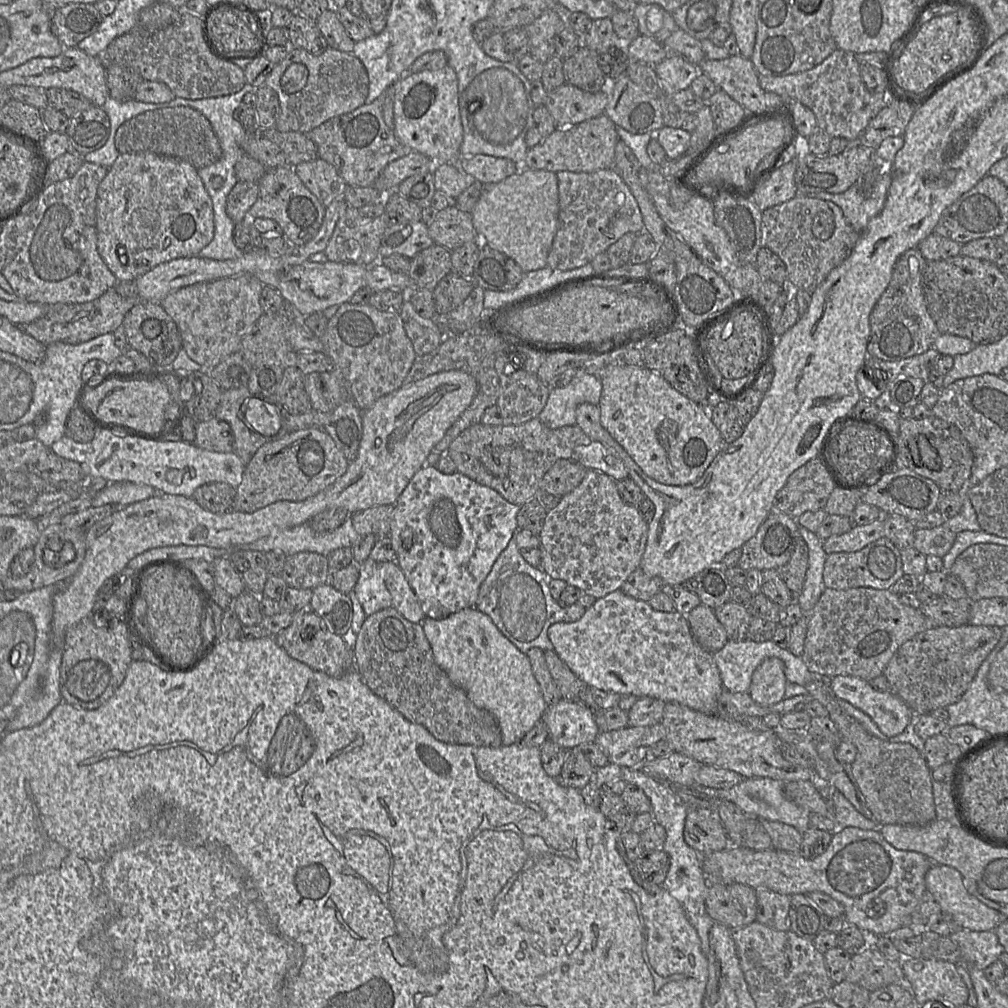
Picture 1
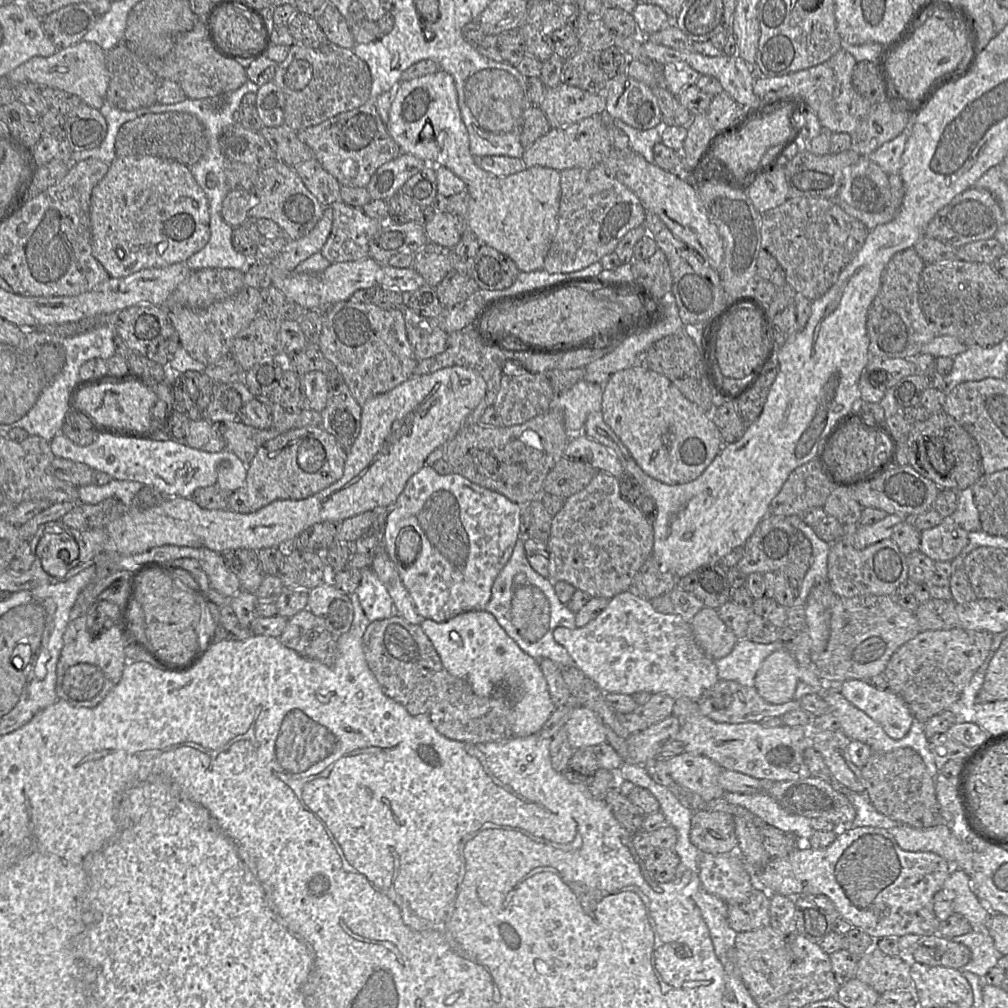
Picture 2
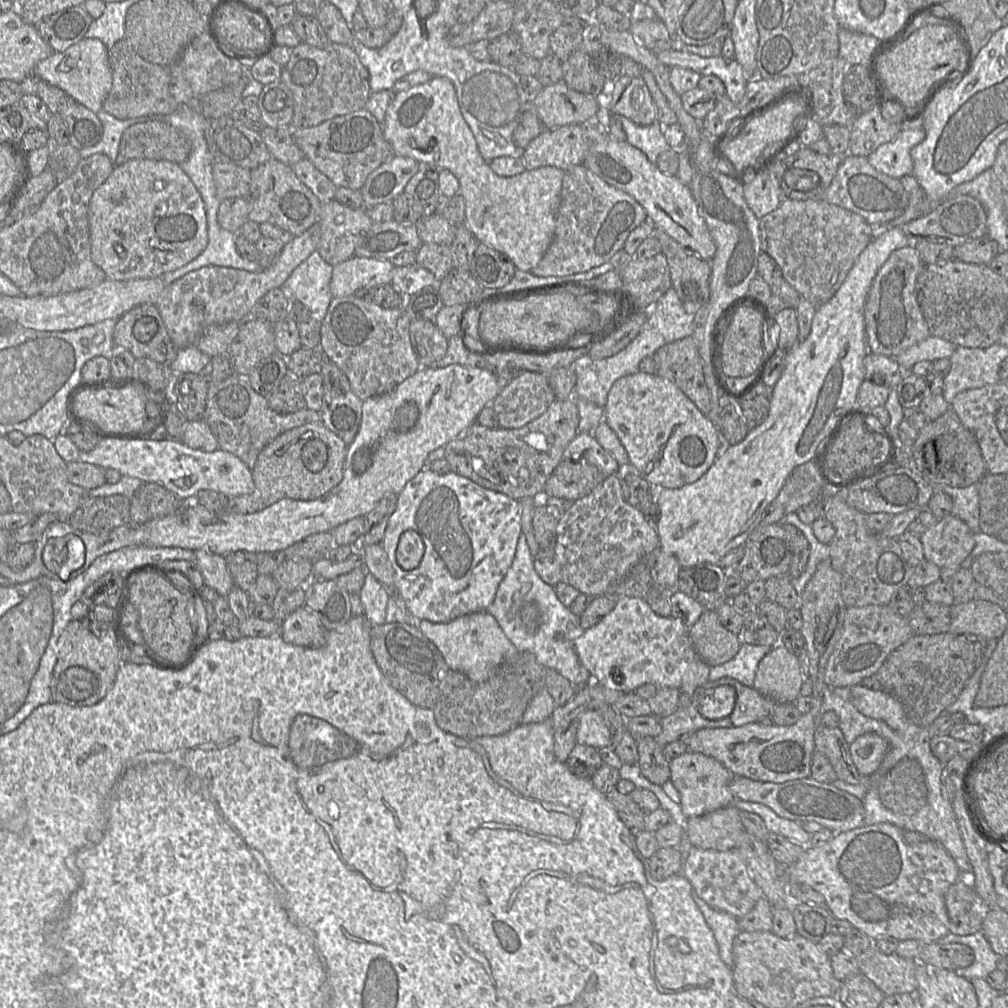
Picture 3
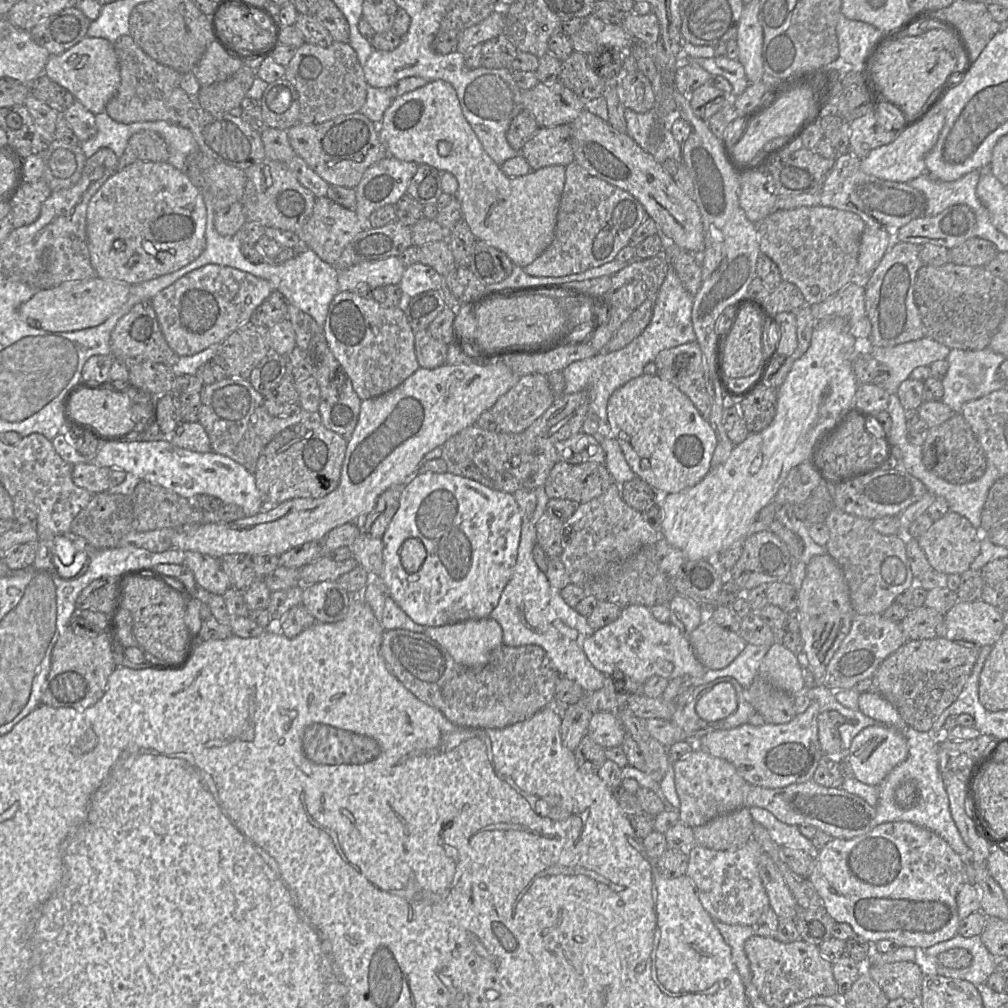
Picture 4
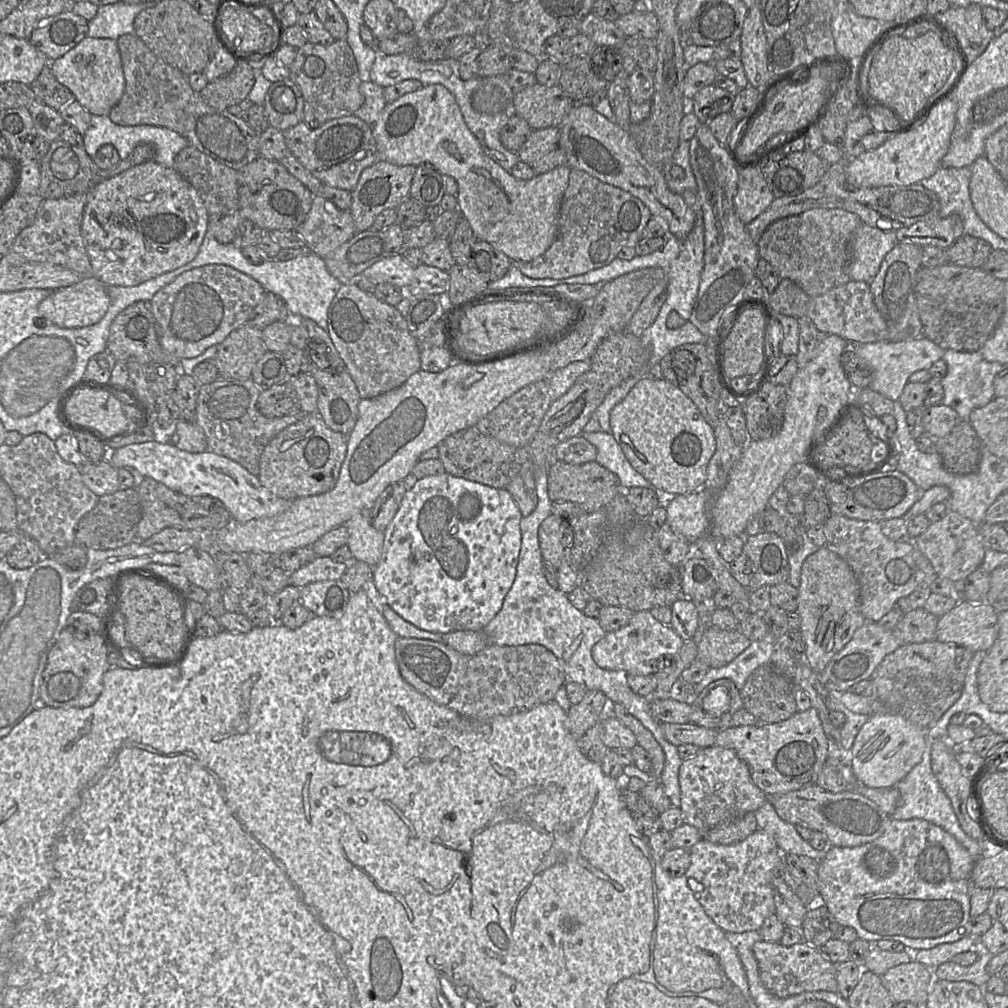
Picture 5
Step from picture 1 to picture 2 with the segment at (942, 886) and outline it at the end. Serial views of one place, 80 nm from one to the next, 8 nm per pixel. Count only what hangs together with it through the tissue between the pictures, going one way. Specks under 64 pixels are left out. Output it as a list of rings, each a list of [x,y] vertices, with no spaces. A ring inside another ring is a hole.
[[[951,868],[943,890],[953,902],[954,913],[963,915],[974,929],[986,929],[992,912],[974,893],[969,876],[959,868]]]

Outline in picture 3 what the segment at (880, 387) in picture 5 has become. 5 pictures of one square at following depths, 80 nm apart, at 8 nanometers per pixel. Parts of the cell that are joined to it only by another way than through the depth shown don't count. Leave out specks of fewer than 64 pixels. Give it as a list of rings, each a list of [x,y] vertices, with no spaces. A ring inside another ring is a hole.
[[[930,335],[894,359],[904,372],[909,373],[917,362],[924,360],[933,362],[941,358],[950,358],[956,348],[953,343]]]

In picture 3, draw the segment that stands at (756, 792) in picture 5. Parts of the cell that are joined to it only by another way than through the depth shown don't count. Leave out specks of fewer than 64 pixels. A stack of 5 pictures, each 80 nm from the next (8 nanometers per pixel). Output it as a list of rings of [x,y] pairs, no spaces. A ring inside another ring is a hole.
[[[686,751],[670,760],[670,779],[680,794],[682,812],[688,818],[734,805],[730,782],[735,775],[716,759],[700,752]]]

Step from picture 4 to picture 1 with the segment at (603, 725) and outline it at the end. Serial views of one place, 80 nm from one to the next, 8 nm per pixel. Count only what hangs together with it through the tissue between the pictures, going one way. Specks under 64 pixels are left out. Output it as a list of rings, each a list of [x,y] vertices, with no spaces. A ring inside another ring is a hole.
[[[564,699],[548,706],[541,721],[547,726],[548,740],[567,750],[594,742],[600,733],[594,711]]]

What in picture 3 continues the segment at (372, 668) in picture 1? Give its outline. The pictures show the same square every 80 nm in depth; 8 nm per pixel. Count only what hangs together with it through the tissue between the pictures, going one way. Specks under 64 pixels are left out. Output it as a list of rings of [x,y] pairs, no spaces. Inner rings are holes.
[[[393,622],[371,626],[370,648],[381,672],[393,688],[413,705],[431,709],[437,725],[443,731],[465,739],[500,736],[521,725],[527,705],[546,686],[547,669],[529,652],[517,653],[497,667],[485,682],[475,684],[465,674],[452,670],[437,647],[414,624]]]

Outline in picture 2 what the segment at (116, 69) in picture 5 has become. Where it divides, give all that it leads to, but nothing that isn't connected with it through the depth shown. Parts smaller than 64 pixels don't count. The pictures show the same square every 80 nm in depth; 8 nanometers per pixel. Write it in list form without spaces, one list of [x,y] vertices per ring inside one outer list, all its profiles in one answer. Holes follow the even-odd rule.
[[[80,41],[67,48],[57,50],[49,57],[32,57],[6,76],[14,85],[33,84],[36,87],[57,88],[76,95],[93,108],[100,109],[106,102],[109,75],[106,52],[96,43]]]

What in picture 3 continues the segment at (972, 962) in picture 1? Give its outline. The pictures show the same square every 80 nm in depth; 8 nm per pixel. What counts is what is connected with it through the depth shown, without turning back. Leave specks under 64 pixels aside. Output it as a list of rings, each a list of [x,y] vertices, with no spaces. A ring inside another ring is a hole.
[[[982,931],[974,934],[959,936],[948,933],[936,941],[942,944],[958,943],[969,946],[974,951],[974,962],[965,968],[959,968],[954,972],[967,980],[972,978],[986,979],[997,968],[1000,957],[996,954]]]

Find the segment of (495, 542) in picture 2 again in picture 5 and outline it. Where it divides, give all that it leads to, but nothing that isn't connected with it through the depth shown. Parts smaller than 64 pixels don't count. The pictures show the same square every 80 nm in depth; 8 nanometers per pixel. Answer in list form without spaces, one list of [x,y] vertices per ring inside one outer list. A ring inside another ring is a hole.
[[[449,473],[427,476],[418,480],[415,480],[413,476],[409,476],[406,479],[408,490],[403,496],[397,513],[384,530],[381,559],[373,567],[372,592],[403,619],[422,630],[443,634],[462,630],[482,631],[500,611],[504,598],[515,580],[521,548],[520,521],[523,517],[521,511],[506,488],[494,488],[462,477],[456,477]]]

